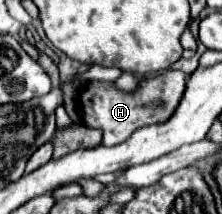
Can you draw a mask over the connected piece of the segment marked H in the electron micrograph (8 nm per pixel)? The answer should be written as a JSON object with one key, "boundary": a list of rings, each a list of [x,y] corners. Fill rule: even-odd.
{"boundary":[[[164,70],[152,78],[140,80],[138,88],[132,92],[118,90],[114,82],[90,82],[88,88],[80,90],[80,122],[88,128],[102,130],[102,144],[114,146],[124,142],[134,130],[148,124],[162,124],[174,114],[182,94],[186,90],[186,74],[180,70]],[[100,86],[100,88],[98,88]],[[100,90],[100,92],[98,92]]]}

